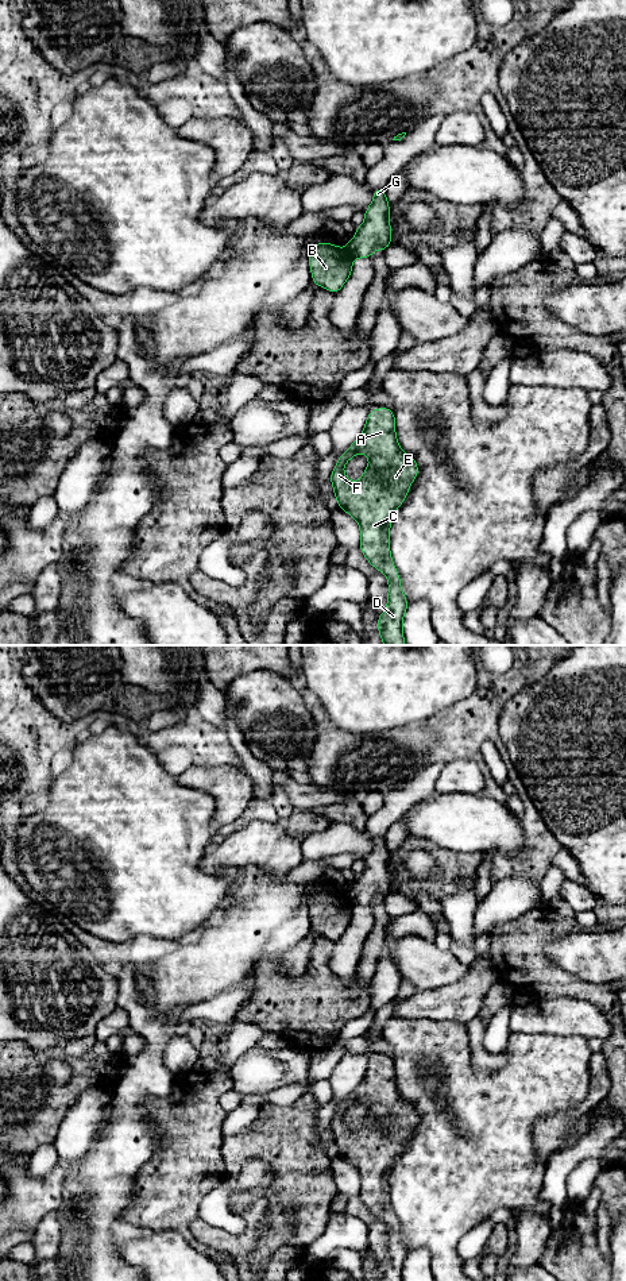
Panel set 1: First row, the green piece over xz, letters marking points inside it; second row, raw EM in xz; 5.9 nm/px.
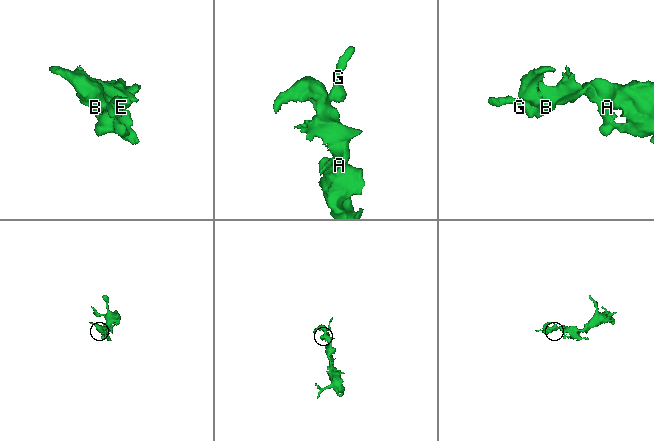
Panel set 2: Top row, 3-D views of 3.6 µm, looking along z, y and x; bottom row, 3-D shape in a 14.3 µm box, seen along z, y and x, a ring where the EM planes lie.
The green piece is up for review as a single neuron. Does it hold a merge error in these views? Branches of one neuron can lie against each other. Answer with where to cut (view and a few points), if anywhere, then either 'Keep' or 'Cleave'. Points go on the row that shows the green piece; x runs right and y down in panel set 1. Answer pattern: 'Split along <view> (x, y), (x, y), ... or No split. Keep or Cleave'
Split along xz (346, 247), (354, 257). Cleave

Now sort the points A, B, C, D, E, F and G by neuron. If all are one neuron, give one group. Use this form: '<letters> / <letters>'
A B C D E F / G

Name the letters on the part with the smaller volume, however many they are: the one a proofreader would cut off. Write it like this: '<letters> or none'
G

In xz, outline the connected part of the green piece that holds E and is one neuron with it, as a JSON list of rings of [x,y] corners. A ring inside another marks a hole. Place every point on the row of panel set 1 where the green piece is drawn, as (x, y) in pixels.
[[[372,409],[368,413],[364,429],[347,452],[339,456],[331,474],[337,506],[345,510],[360,525],[360,551],[376,570],[389,579],[387,609],[378,617],[378,633],[385,645],[405,645],[402,620],[409,606],[405,598],[397,568],[390,555],[389,530],[394,512],[402,505],[411,482],[418,475],[416,460],[405,454],[395,436],[395,417],[391,409]],[[359,452],[366,452],[370,460],[367,470],[359,482],[349,482],[344,474],[344,464]]]

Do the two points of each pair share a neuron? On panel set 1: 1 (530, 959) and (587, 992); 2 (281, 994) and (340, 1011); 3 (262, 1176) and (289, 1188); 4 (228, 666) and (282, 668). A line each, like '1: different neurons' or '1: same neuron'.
1: same neuron
2: same neuron
3: different neurons
4: same neuron

